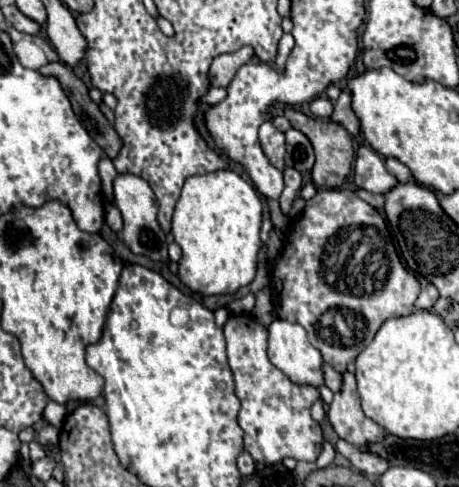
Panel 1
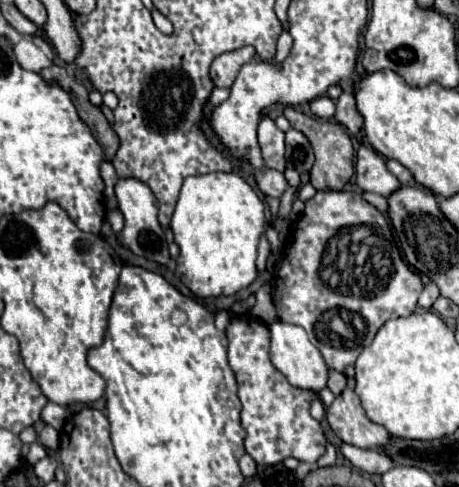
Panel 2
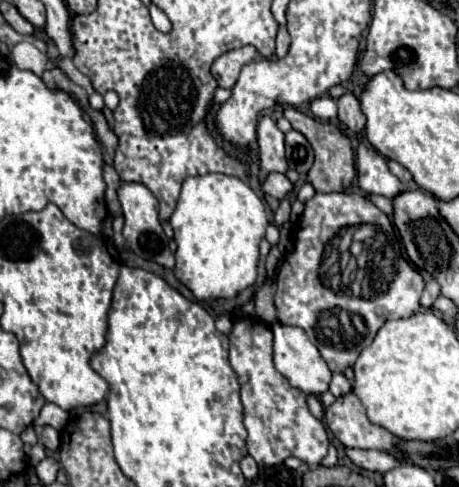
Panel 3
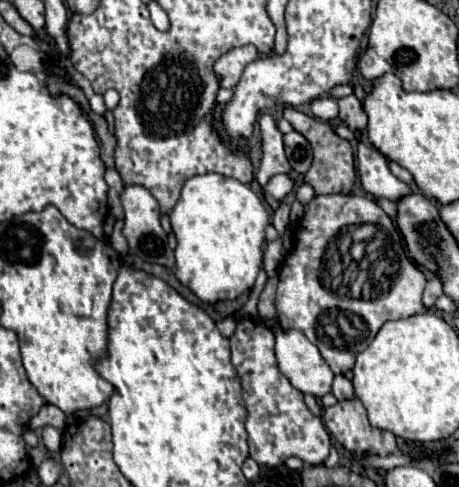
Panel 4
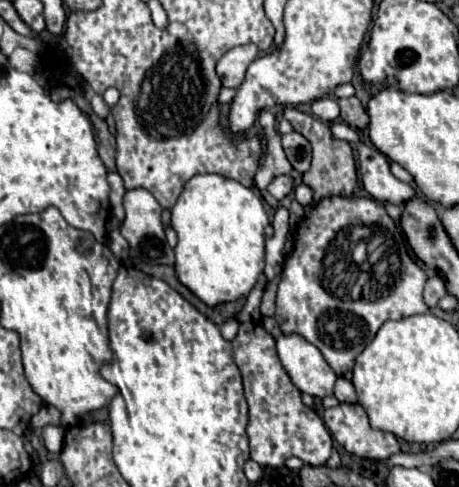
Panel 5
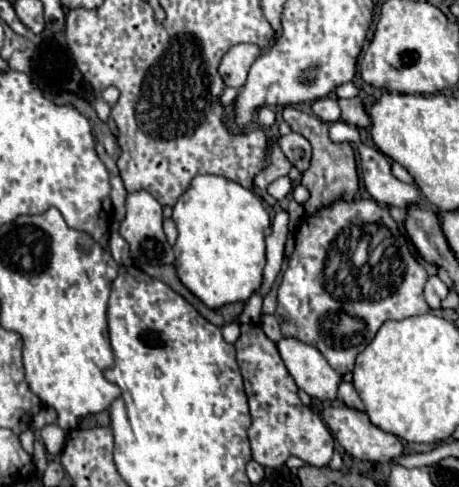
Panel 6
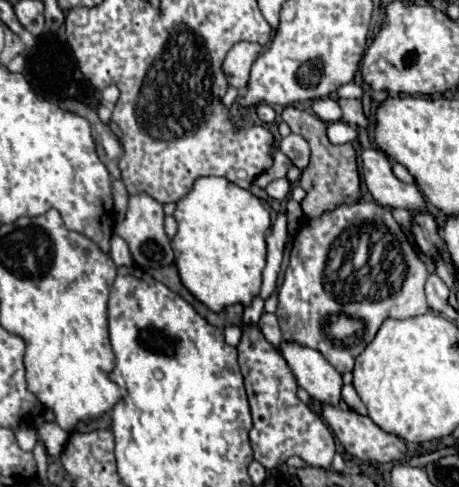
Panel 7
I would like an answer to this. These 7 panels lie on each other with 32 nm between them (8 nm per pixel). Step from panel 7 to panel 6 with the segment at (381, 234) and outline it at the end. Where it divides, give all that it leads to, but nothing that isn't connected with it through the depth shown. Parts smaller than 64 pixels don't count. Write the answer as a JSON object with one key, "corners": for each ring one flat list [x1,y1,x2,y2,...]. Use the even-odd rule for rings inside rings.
{"corners":[[364,198,354,202,340,200,330,208,322,208,316,216,306,218,300,226,294,252,278,288,278,308,274,316,280,322,284,338,296,338,318,348,338,374,346,374,352,372,356,356,368,346,386,320,402,320,430,312,424,300,426,280,428,274,424,266,414,256,408,238,392,220,388,206],[366,224,382,226,382,234,378,232,378,236,370,238,368,262,356,268,352,254],[328,312,346,312,352,318,360,318,366,324,366,334,360,336,360,342,356,338,328,340,320,328]]}

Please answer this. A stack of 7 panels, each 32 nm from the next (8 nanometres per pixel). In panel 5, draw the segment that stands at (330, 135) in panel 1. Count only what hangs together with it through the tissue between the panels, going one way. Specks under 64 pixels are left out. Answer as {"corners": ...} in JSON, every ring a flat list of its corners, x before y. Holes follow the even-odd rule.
{"corners":[[294,106,284,108,284,118,292,124,296,132,300,132,312,144,312,166,308,172,304,172,304,178,302,178,302,182,310,186,314,192,312,200,316,202,316,200,322,200,324,196,352,196,356,190,356,164,354,164,352,146,344,140,334,140,330,136,330,124,322,122,316,116,304,114]]}

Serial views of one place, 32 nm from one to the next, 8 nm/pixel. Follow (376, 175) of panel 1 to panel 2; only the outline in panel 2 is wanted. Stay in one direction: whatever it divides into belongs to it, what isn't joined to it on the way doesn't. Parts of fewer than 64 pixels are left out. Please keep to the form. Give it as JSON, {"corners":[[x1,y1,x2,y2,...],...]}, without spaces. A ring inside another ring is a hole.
{"corners":[[360,146,356,154,356,184,364,192,376,192,386,198,402,186,398,178,388,172,386,160,368,146]]}

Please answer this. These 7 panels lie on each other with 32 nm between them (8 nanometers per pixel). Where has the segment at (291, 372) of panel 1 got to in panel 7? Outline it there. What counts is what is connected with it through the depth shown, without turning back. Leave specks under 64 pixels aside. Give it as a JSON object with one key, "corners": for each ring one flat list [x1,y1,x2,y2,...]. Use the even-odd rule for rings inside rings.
{"corners":[[292,342,282,344,282,356,302,386,314,400,338,406,342,396,342,376,312,348,302,348]]}

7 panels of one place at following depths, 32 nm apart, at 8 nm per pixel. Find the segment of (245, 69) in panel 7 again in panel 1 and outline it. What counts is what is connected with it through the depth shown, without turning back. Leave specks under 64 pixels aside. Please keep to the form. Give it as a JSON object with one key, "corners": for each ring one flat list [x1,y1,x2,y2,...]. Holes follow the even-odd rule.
{"corners":[[242,46,236,52,216,56,212,60,212,66,210,66,210,82,212,82,212,86,226,88,232,82,238,68,244,66,246,62,250,62,252,58,254,58,254,48,252,46]]}

